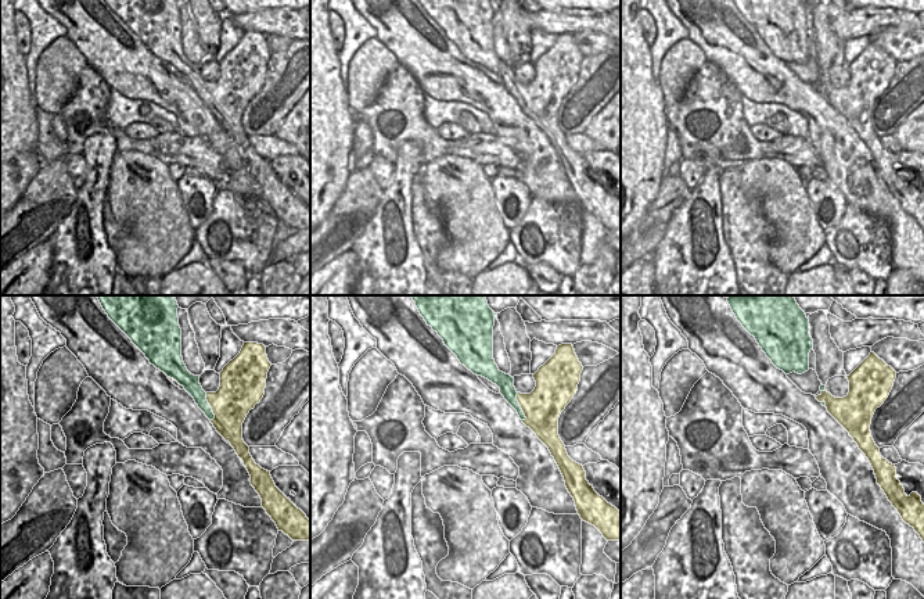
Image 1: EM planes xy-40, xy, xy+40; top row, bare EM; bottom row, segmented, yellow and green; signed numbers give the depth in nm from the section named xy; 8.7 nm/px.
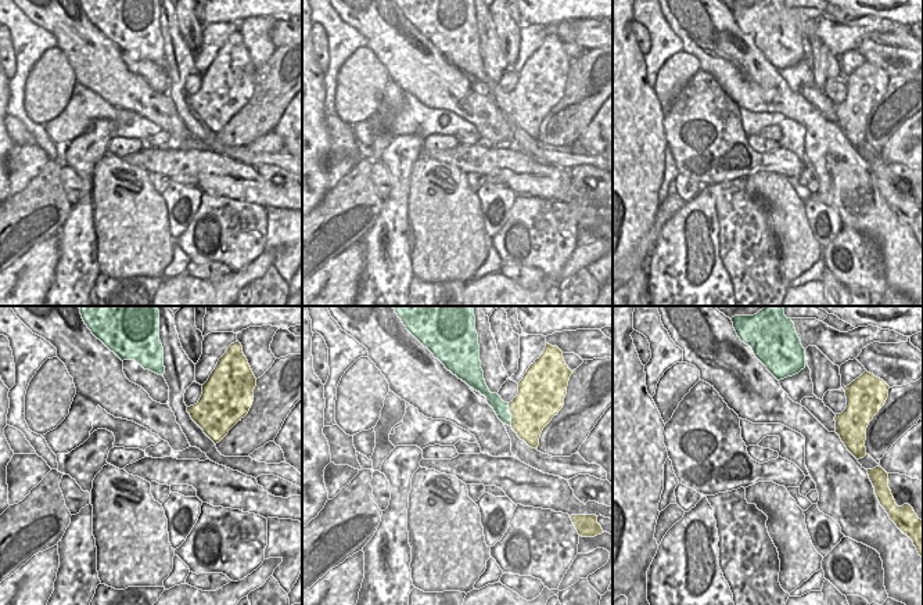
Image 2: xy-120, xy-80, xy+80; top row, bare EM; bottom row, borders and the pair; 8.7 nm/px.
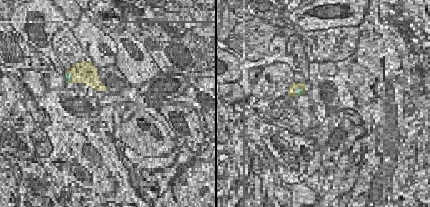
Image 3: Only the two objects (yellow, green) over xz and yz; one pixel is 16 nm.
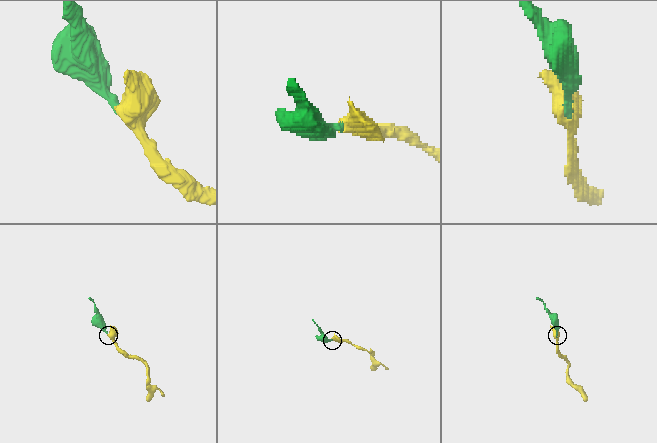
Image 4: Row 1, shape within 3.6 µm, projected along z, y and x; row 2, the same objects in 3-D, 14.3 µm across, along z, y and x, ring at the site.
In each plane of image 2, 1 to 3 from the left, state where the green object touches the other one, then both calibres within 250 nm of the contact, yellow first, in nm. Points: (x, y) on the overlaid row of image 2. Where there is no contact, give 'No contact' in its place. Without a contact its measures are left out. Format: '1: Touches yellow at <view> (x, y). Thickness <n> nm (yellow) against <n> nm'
1: No contact
2: Touches yellow at xy-80 (510, 413). Thickness 380 nm (yellow) against 120 nm
3: No contact.

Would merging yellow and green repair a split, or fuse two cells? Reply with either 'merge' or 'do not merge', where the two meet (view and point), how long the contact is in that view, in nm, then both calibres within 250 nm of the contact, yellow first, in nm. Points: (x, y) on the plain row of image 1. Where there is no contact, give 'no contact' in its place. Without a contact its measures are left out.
merge | xy-40 (211, 96) | 260 nm | 340/140 nm

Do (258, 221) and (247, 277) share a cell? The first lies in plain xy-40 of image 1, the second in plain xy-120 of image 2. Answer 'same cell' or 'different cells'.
different cells

